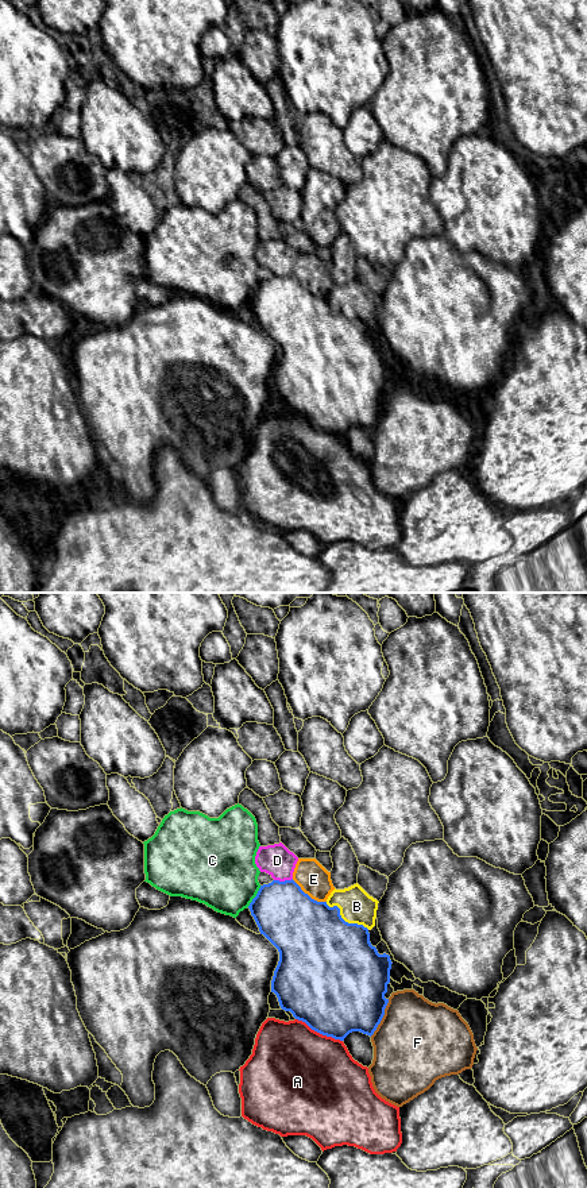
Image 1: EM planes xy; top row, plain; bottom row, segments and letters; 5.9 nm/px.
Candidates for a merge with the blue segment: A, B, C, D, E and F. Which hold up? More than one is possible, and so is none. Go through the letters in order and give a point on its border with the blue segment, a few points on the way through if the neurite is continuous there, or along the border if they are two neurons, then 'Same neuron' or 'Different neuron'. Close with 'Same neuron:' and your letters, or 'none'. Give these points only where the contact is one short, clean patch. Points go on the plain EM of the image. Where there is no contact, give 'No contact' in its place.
A: Touches blue at xy (319, 427). Different neuron
B: Touches blue at xy (343, 315). Different neuron
C: Touches blue at xy (255, 292). Different neuron
D: Touches blue at xy (282, 277). Different neuron
E: Touches blue at xy (308, 290). Different neuron
F: Touches blue at xy (382, 412). Different neuron
Same neuron: none

